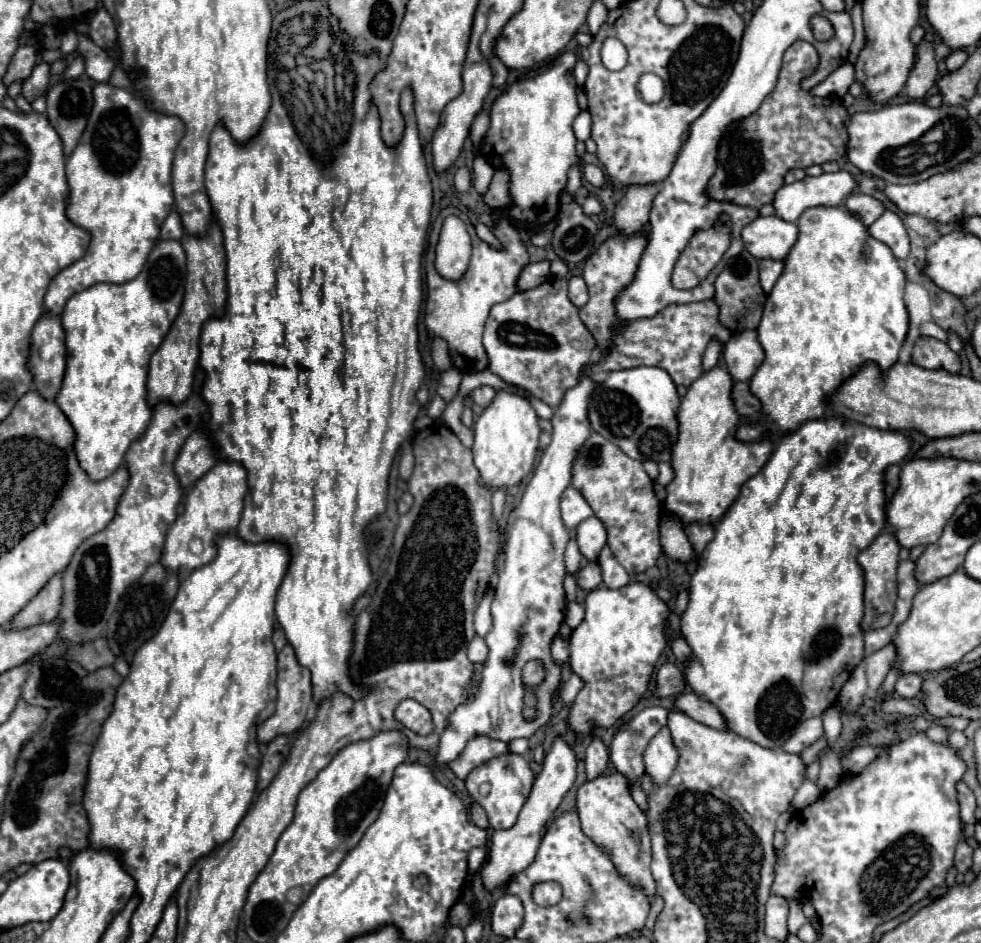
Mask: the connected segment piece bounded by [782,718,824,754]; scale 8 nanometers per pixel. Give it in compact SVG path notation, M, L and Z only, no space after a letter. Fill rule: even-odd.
M812 718L806 720L804 724L800 724L800 728L796 728L796 732L786 740L786 744L782 746L784 752L790 754L800 754L802 750L806 750L808 746L812 746L818 738L824 736L822 730L822 718Z

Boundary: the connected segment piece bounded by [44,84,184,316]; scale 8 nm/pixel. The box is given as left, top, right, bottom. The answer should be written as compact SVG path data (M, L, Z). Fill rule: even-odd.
M98 84L94 88L94 106L88 118L88 126L66 160L66 180L68 180L68 196L66 196L66 216L72 224L84 228L90 234L90 244L86 254L64 268L48 286L44 296L44 312L50 316L60 316L66 302L92 284L112 282L126 284L134 280L146 264L148 252L158 242L160 226L168 218L174 208L172 194L172 160L180 138L184 136L184 124L176 116L164 116L146 108L142 98L136 98L134 92L124 88L114 88L110 84Z

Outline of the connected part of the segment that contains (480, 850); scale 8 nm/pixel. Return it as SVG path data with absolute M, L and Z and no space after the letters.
M484 846L472 848L472 852L470 852L470 856L468 856L468 868L470 868L470 872L478 872L478 870L484 866L486 856L488 856L488 852L486 852Z

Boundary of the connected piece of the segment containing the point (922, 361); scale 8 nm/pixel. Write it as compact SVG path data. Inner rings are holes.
M918 336L912 346L912 364L930 368L930 370L948 370L948 372L960 372L960 356L948 348L946 342Z

